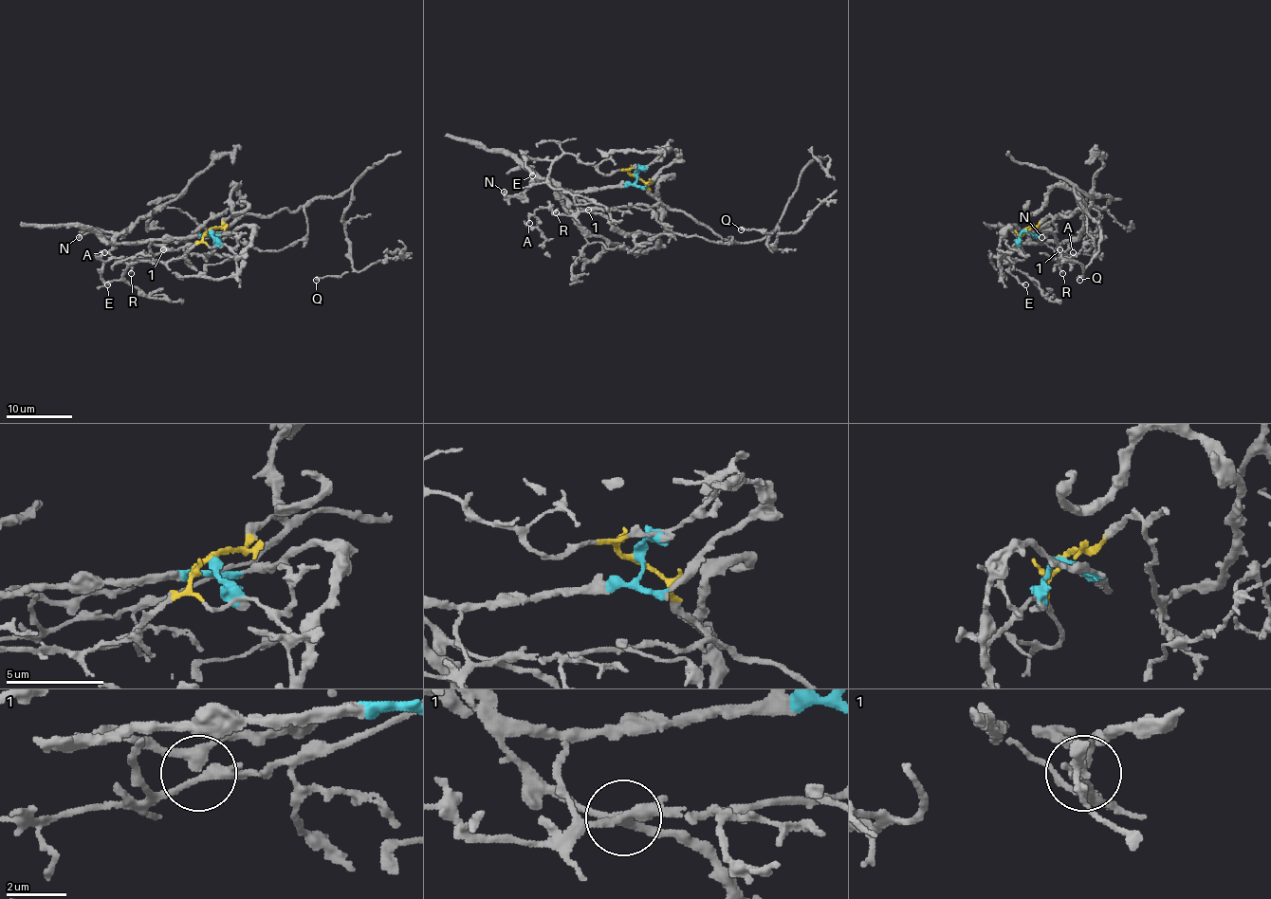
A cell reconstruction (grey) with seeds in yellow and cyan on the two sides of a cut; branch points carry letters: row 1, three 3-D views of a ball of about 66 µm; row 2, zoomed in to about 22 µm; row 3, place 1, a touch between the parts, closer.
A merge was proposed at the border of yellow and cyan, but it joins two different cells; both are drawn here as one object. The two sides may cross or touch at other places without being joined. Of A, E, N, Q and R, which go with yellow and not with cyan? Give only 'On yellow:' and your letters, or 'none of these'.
On yellow: A, E, Q, R

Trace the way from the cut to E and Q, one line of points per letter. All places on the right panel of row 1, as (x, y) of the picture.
E: (1024, 229), (1021, 237), (1024, 255), (1021, 260), (1003, 262), (1009, 262), (1009, 259), (1011, 273), (1025, 285)
Q: (1024, 229), (1047, 215), (1087, 210), (1092, 197), (1077, 190), (1076, 197), (1100, 230), (1098, 252), (1078, 280)

